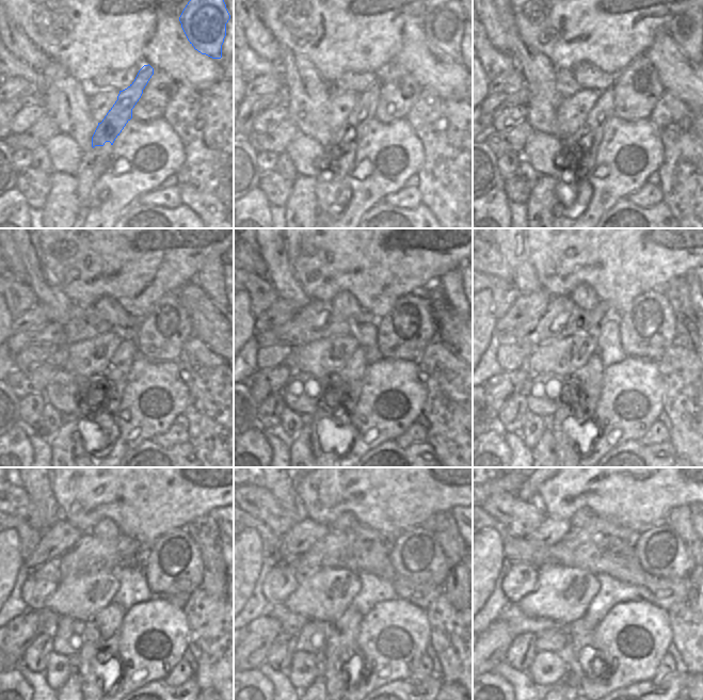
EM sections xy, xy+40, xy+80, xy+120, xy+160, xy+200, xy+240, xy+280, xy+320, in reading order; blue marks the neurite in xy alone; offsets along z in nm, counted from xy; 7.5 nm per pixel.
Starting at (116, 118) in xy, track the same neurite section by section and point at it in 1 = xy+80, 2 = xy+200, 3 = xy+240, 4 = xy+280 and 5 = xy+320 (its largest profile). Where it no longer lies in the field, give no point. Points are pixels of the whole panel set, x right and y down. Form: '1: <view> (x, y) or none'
1: xy+80 (592, 130)
2: xy+200 (589, 377)
3: xy+240 (95, 680)
4: xy+280 (346, 627)
5: xy+320 (578, 635)

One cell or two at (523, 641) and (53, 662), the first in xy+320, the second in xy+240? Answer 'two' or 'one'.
two

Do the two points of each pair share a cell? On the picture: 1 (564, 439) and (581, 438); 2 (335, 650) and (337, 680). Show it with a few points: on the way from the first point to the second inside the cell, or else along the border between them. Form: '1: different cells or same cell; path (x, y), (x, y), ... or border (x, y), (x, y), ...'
1: same cell; path (569, 439), (577, 439)
2: same cell; path (334, 657), (334, 672)

